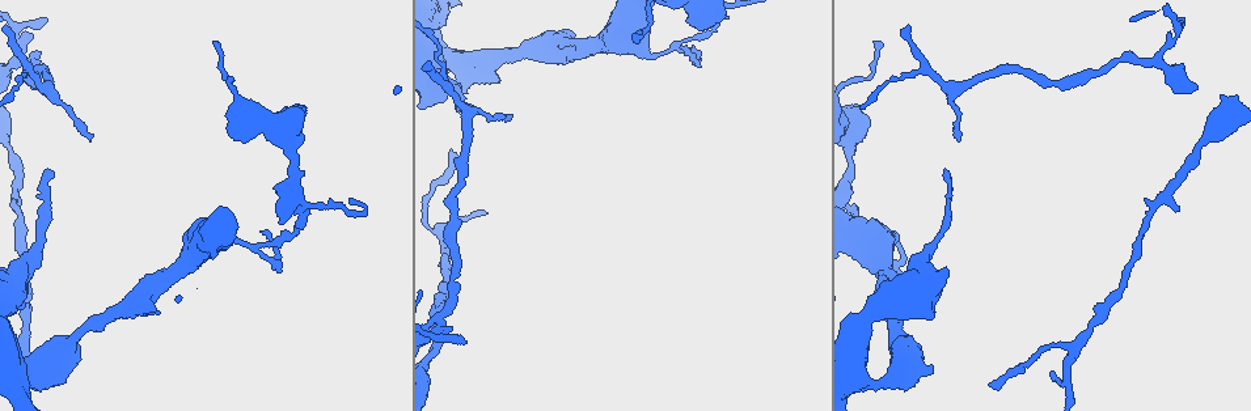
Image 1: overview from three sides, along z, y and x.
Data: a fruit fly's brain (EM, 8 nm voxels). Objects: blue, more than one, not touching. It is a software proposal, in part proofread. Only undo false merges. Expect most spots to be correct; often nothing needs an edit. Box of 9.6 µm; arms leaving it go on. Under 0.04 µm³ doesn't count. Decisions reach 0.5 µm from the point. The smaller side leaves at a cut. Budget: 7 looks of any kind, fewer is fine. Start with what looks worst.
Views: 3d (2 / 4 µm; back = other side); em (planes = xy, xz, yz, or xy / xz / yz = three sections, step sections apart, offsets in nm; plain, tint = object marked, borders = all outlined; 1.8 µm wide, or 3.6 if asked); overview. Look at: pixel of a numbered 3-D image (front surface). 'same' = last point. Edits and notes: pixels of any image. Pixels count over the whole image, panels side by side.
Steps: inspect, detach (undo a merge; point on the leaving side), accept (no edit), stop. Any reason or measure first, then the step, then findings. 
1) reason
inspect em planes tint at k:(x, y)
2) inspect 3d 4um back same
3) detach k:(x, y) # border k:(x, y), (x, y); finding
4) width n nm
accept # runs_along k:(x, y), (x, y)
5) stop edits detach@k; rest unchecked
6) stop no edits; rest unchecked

inspect 3d 4um at 1:(1158, 60)

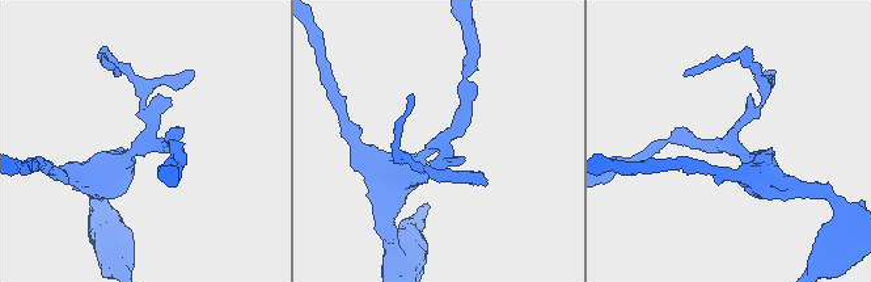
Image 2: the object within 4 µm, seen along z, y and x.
arms 3; need the tissue
inspect em planes tint at 2:(146, 141)

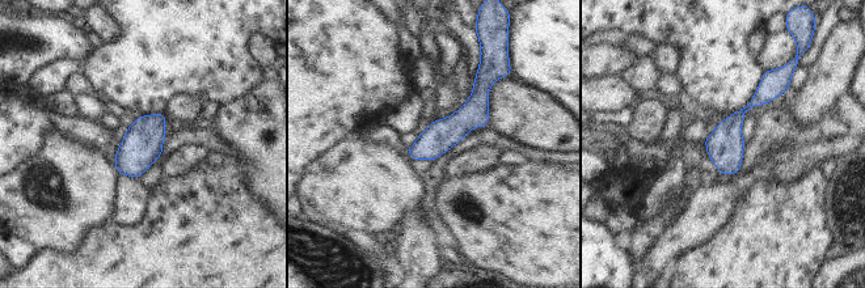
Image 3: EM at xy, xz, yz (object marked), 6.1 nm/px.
width 190 nm
accept # runs_along 3:(768, 76), (728, 132), (724, 170); one neuron here

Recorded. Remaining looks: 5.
thin neck
inspect 3d 2um at 1:(713, 32)

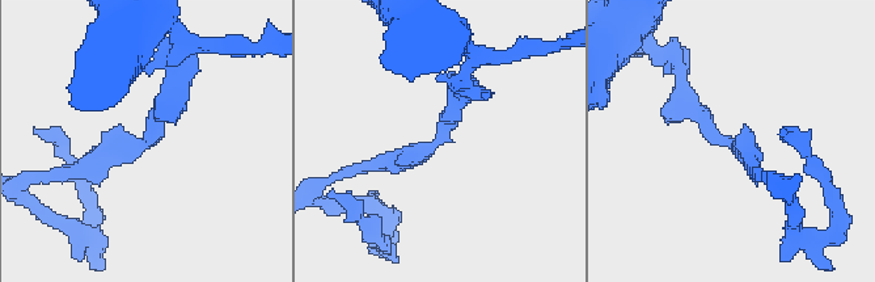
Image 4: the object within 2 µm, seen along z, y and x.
need the tissue
inspect em planes borders at 4:(727, 141)

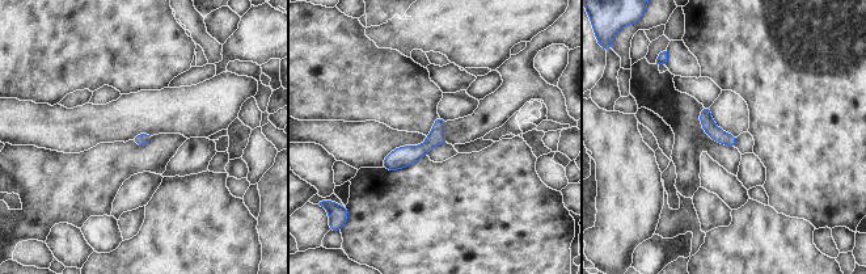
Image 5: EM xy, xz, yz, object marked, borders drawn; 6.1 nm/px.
width 80 nm
accept # runs_along 5:(442, 122), (422, 150), (385, 165); continuous, no second neuron

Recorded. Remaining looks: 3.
thin neck
inspect em 3.6um xy step 8 tint at 1:(22, 80)

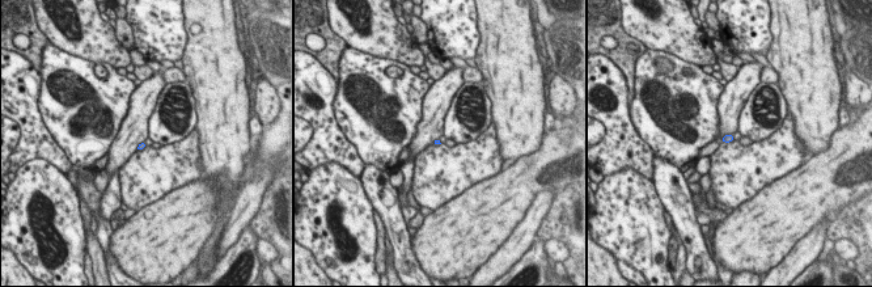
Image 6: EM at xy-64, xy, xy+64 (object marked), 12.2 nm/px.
inspect em 3.6um planes borders same

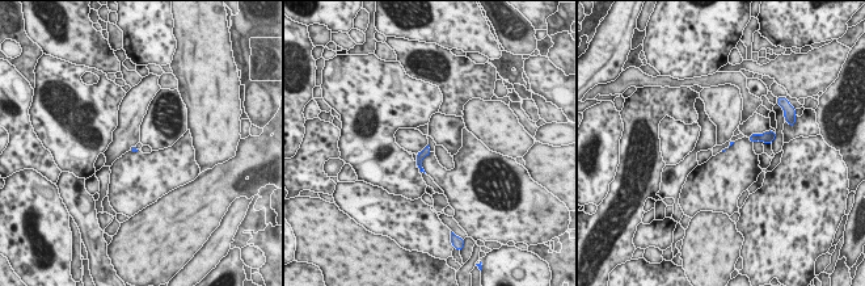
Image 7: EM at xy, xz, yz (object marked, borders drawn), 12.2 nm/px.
width 30 nm
accept # runs_along 7:(427, 148), (420, 156), (421, 169); continuous, no second neuron

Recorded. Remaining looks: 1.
stop no edits; rest unchecked

